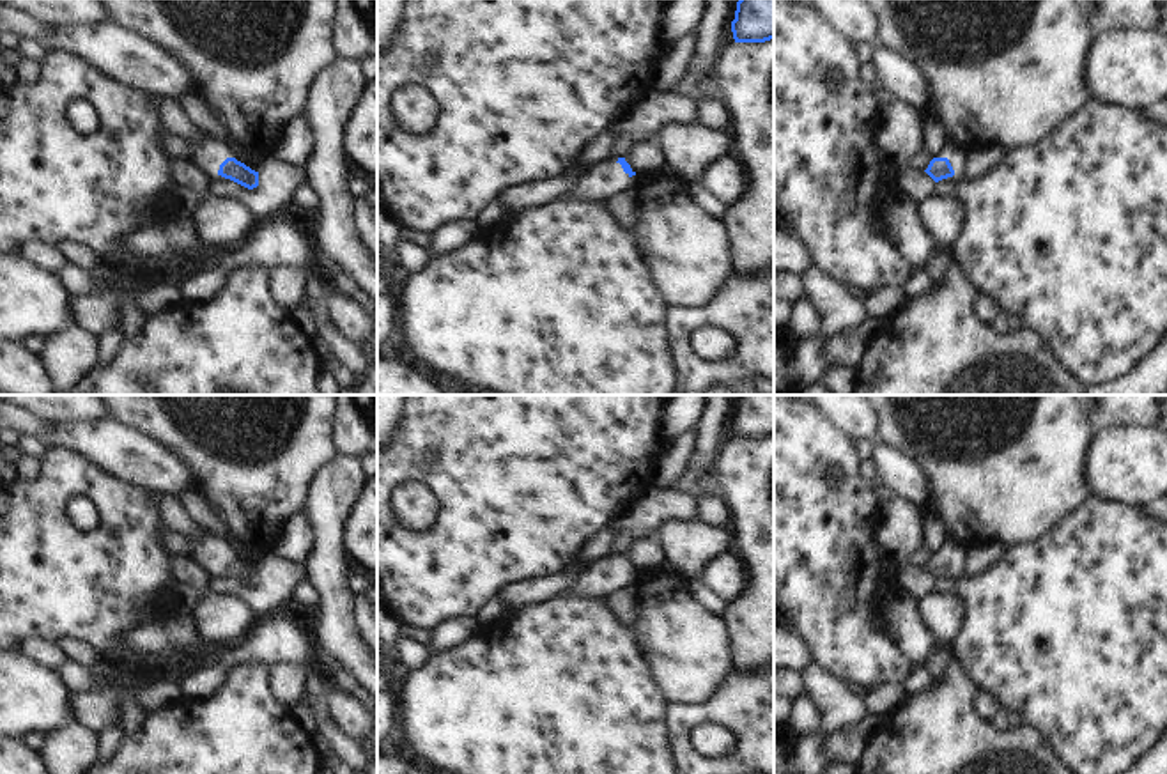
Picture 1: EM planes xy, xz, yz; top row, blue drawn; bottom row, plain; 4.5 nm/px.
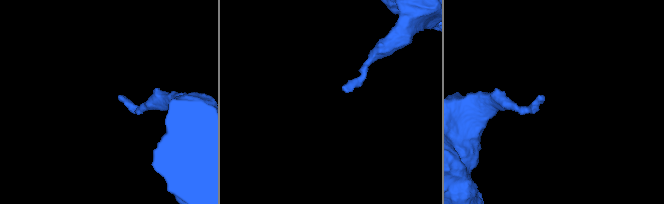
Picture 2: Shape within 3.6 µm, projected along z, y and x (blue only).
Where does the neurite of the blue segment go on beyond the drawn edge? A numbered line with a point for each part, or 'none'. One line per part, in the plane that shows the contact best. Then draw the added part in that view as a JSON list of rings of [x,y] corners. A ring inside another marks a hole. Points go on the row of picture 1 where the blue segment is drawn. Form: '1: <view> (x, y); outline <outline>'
1: yz (955, 153); outline [[[949,136],[946,138],[946,156],[944,158],[949,159],[951,166],[954,170],[954,175],[958,175],[958,168],[965,158],[965,154],[967,154],[967,149],[962,143],[958,143],[956,140],[953,140]]]

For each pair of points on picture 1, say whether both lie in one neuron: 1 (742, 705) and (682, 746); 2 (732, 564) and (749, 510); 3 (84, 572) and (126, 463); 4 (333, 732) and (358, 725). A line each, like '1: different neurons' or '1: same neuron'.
1: same neuron
2: different neurons
3: different neurons
4: different neurons

